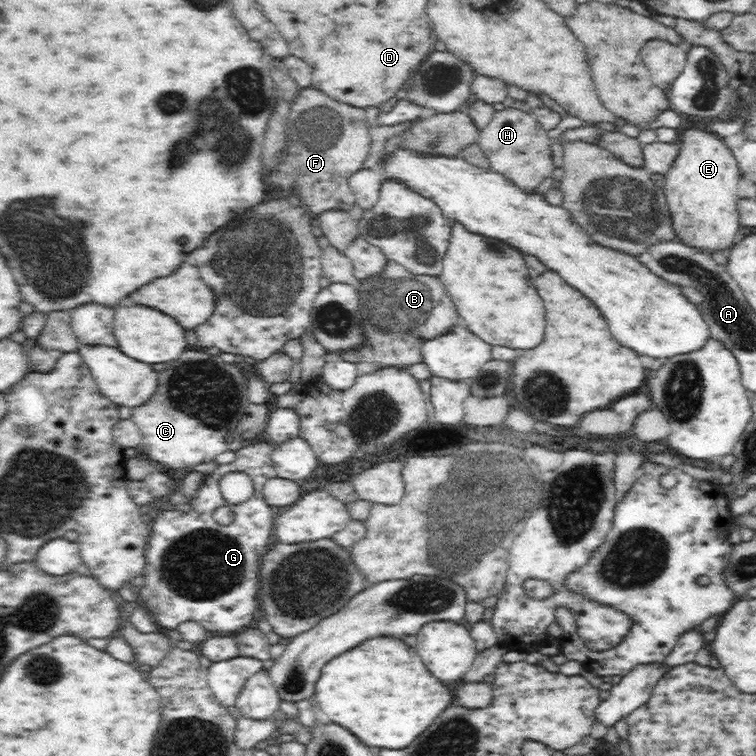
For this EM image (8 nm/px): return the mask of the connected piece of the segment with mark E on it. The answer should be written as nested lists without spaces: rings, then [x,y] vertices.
[[[686,124],[678,143],[679,155],[665,174],[662,188],[675,240],[686,247],[700,248],[711,256],[724,248],[731,249],[740,230],[737,203],[741,170],[736,159],[722,138],[697,126]]]

